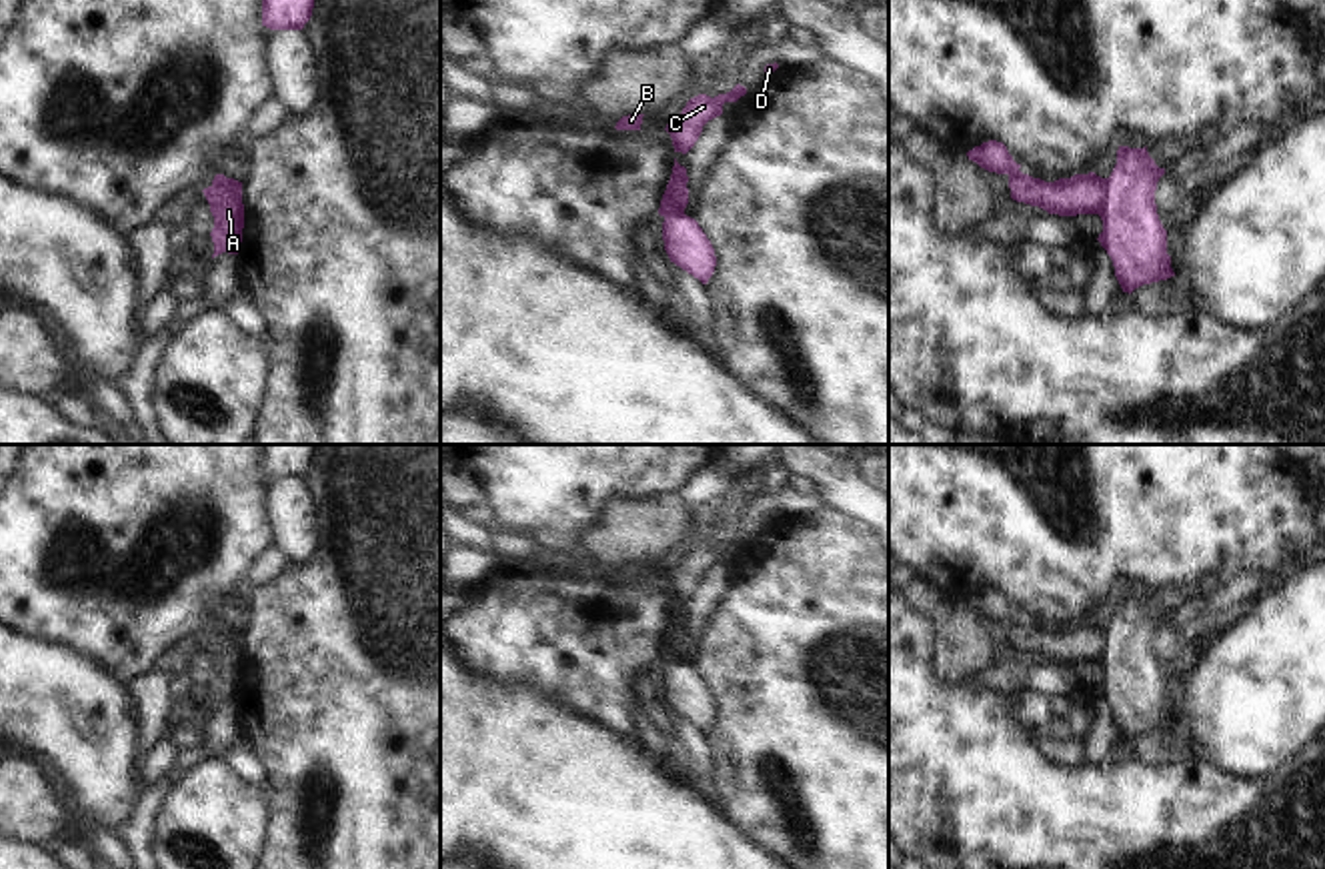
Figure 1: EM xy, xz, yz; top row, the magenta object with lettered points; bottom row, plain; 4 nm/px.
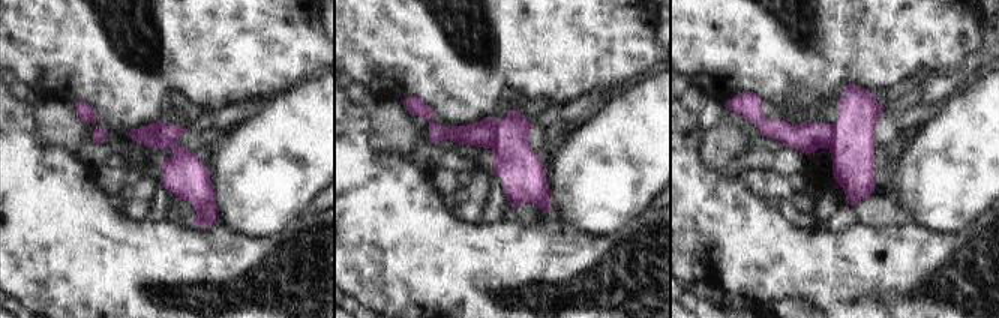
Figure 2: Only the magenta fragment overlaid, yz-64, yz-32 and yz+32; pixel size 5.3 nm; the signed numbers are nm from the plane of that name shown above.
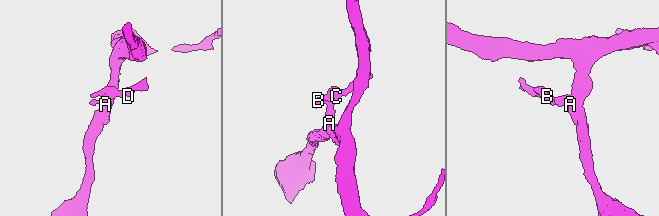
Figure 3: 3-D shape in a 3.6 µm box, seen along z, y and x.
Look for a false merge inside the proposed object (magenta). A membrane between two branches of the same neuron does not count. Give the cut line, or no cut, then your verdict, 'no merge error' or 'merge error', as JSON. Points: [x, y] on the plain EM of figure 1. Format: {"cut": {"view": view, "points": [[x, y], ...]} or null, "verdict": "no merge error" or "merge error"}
{"cut": {"view": "yz", "points": [[1107, 627], [1107, 647], [1097, 661]]}, "verdict": "merge error"}

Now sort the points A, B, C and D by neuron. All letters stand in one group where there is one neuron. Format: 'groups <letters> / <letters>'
groups A / B C D

